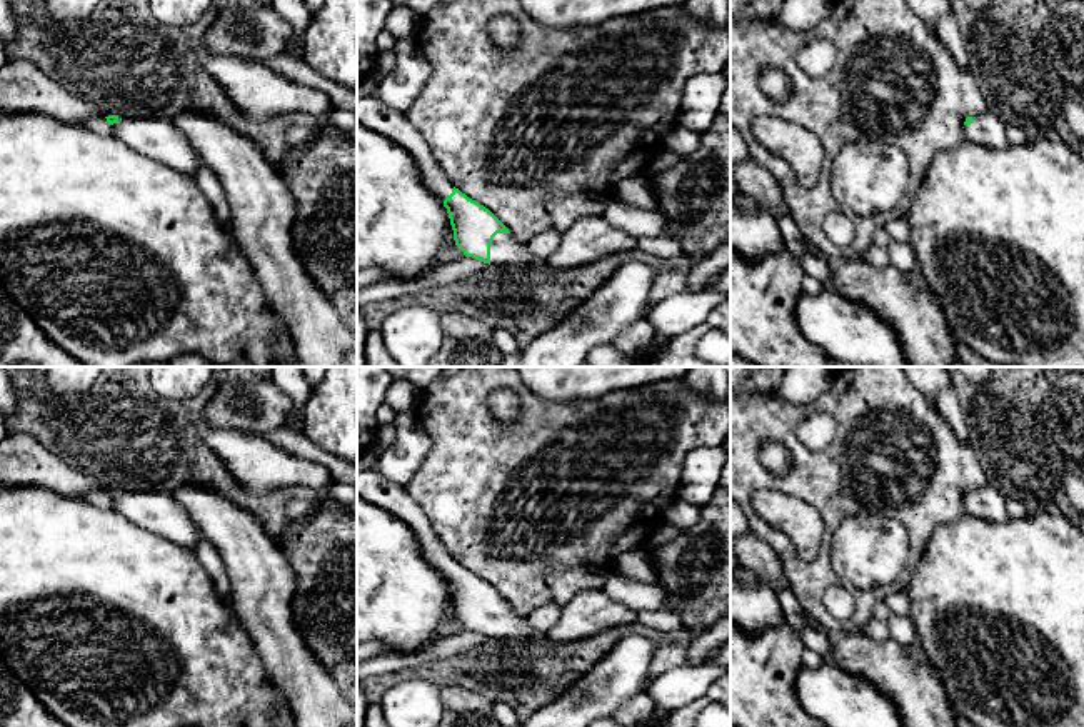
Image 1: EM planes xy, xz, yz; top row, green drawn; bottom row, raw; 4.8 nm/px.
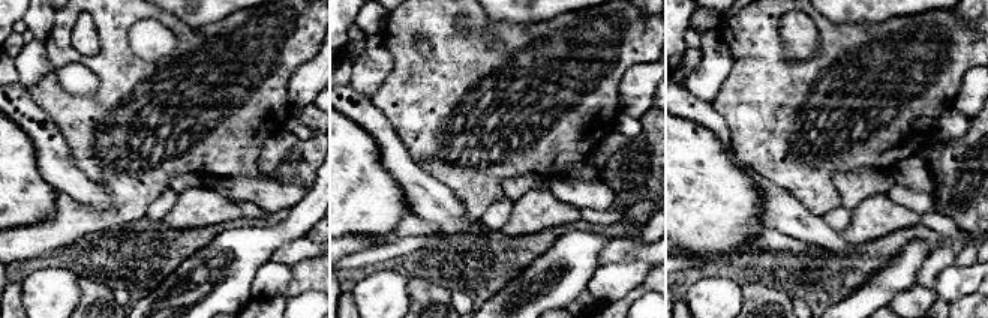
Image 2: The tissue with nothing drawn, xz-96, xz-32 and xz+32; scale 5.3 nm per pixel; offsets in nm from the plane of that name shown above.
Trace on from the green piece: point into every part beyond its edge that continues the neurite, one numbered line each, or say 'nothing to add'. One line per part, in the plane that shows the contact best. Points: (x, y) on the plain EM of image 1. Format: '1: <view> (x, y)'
1: xz (372, 486)
2: xz (504, 624)

